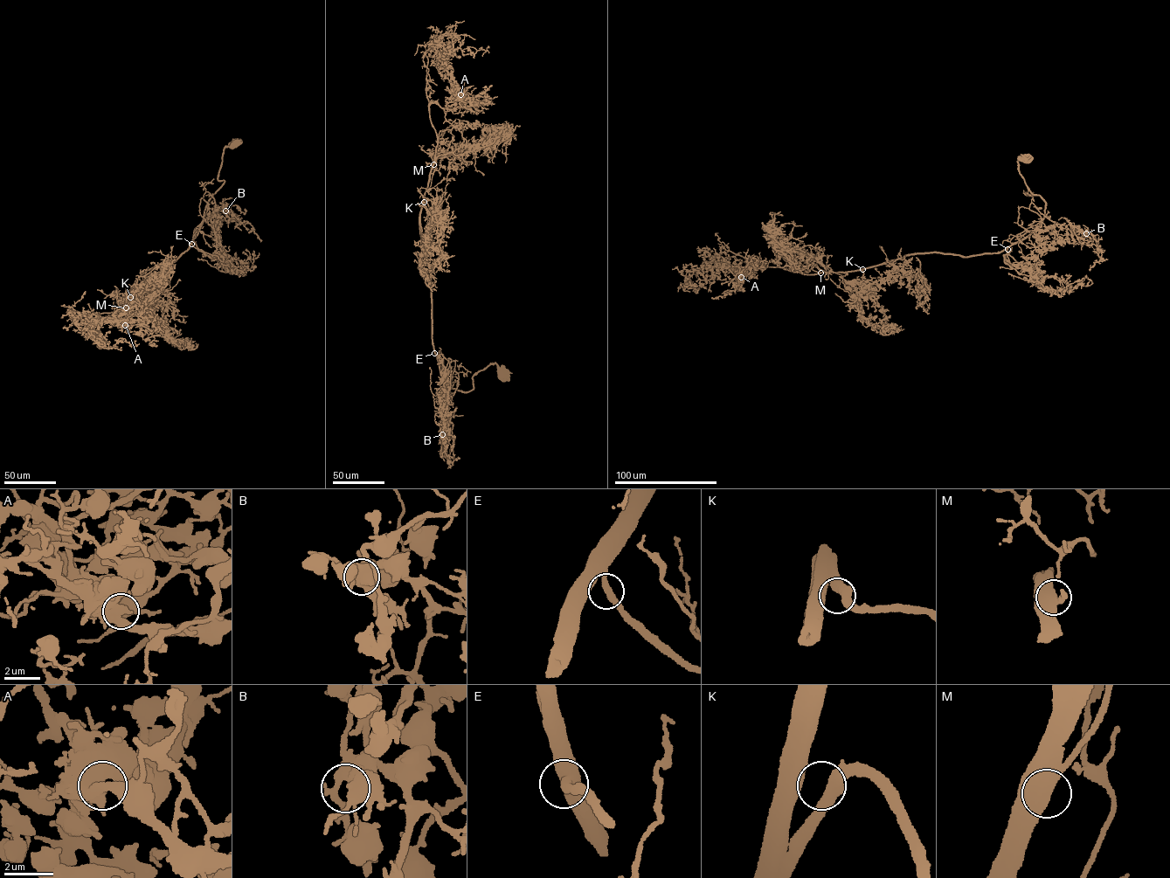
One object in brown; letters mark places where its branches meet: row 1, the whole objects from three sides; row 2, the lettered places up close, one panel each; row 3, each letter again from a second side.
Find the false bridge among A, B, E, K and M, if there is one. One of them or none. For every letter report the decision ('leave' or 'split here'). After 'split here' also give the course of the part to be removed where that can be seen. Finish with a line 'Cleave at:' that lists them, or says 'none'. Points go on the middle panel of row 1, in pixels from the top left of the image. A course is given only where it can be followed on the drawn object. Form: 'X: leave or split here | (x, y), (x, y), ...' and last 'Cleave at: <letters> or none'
A: leave
B: leave
E: leave
K: leave
M: leave
Cleave at: none

